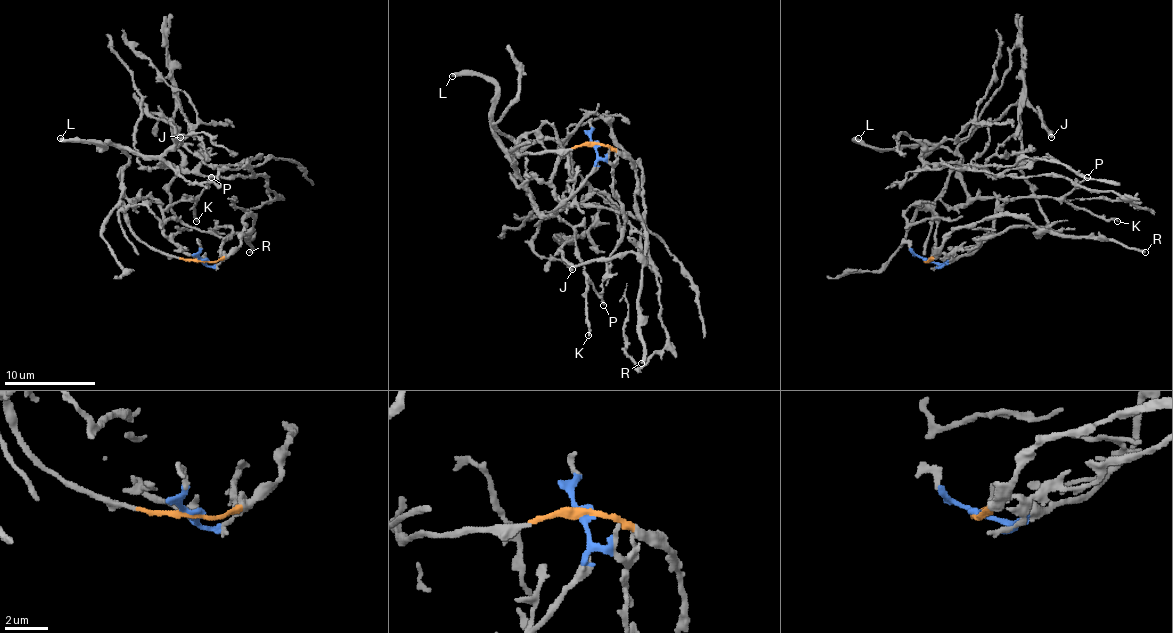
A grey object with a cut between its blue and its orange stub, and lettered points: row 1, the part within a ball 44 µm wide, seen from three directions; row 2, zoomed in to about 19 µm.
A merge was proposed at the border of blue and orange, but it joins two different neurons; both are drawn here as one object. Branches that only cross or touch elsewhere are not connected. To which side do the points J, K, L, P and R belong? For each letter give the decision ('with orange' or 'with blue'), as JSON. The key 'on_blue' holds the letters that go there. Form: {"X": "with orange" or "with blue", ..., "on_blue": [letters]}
{"J": "with blue", "K": "with blue", "L": "with blue", "P": "with blue", "R": "with orange", "on_blue": ["J", "K", "L", "P"]}

